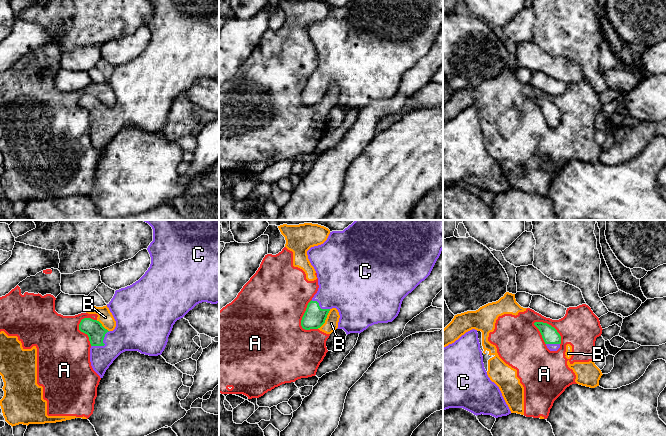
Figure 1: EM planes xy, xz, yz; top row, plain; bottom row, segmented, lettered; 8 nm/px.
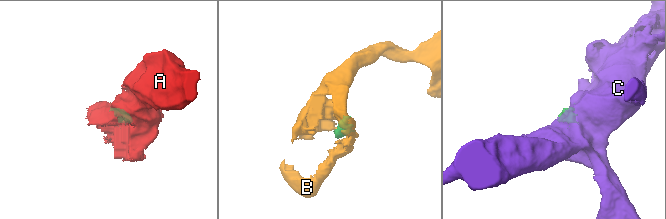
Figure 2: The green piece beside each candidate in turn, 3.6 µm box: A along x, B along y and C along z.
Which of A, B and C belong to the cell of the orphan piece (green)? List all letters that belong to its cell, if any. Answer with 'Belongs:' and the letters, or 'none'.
Belongs: C

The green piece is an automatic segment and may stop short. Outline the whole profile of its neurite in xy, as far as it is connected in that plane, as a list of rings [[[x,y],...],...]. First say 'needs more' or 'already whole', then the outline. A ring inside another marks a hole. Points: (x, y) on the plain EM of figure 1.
needs more; [[[219,0],[149,1],[153,5],[153,17],[147,24],[151,33],[150,43],[138,57],[116,66],[107,80],[116,97],[115,105],[108,107],[99,97],[91,94],[84,94],[79,100],[79,106],[89,113],[91,142],[100,154],[103,154],[113,137],[125,127],[138,127],[149,132],[161,131],[177,96],[199,79],[219,79]]]

